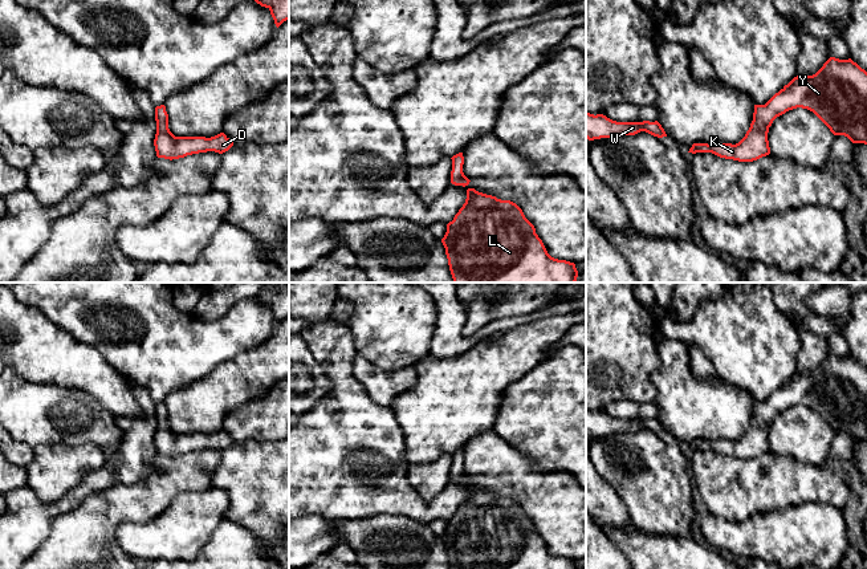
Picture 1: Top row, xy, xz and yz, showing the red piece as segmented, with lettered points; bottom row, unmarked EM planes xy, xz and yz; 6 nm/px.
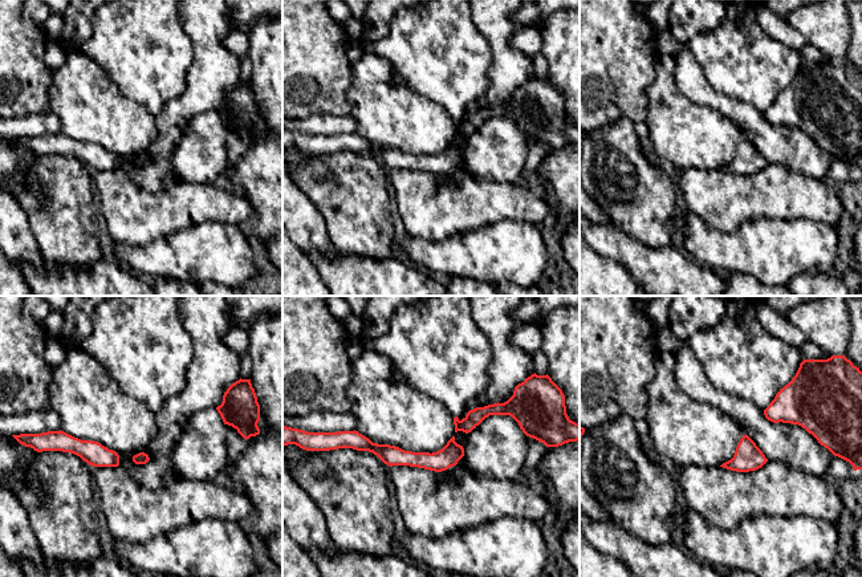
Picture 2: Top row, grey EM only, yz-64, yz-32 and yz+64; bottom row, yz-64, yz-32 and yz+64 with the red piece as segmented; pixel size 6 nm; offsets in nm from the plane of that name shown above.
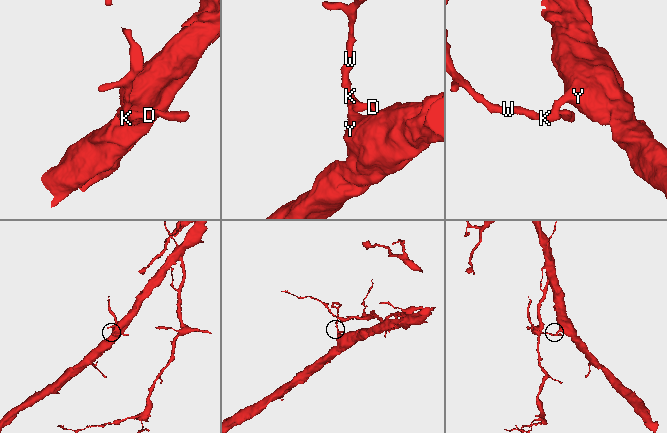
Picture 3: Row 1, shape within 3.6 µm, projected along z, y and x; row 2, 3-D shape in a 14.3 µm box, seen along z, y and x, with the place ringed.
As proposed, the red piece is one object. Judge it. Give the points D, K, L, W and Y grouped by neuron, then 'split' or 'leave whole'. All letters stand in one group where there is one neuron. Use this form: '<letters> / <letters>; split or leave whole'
D K L W Y; leave whole

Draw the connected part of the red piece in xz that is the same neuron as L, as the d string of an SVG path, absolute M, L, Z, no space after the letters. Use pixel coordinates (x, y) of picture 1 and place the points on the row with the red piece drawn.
M467 190L467 199L441 239L453 283L575 283L574 263L551 257L534 225L510 200Z

